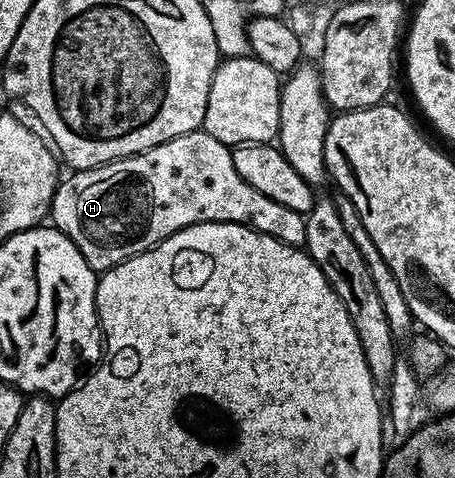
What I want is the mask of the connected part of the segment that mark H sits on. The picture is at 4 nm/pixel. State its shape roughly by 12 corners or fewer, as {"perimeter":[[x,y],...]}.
{"perimeter":[[205,129],[59,182],[53,226],[98,273],[177,228],[303,212]]}

